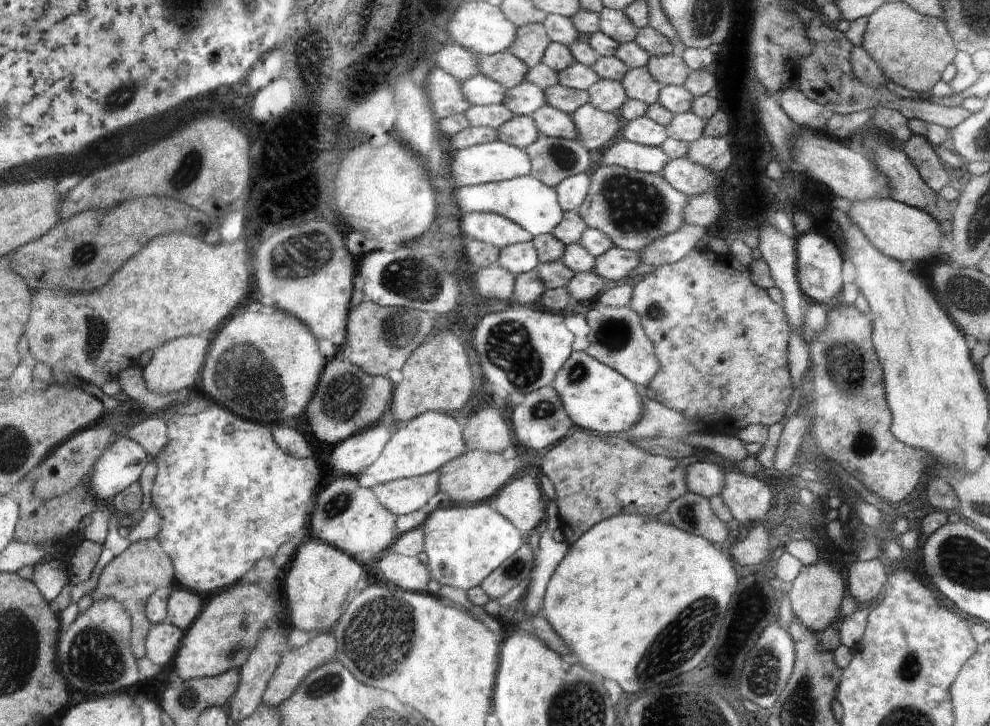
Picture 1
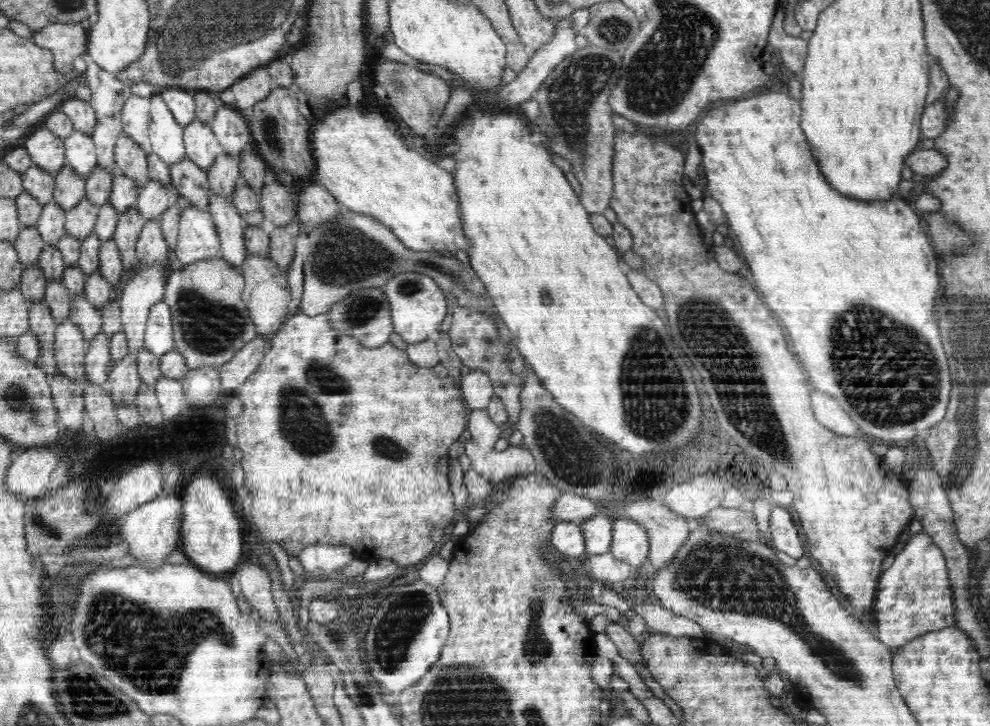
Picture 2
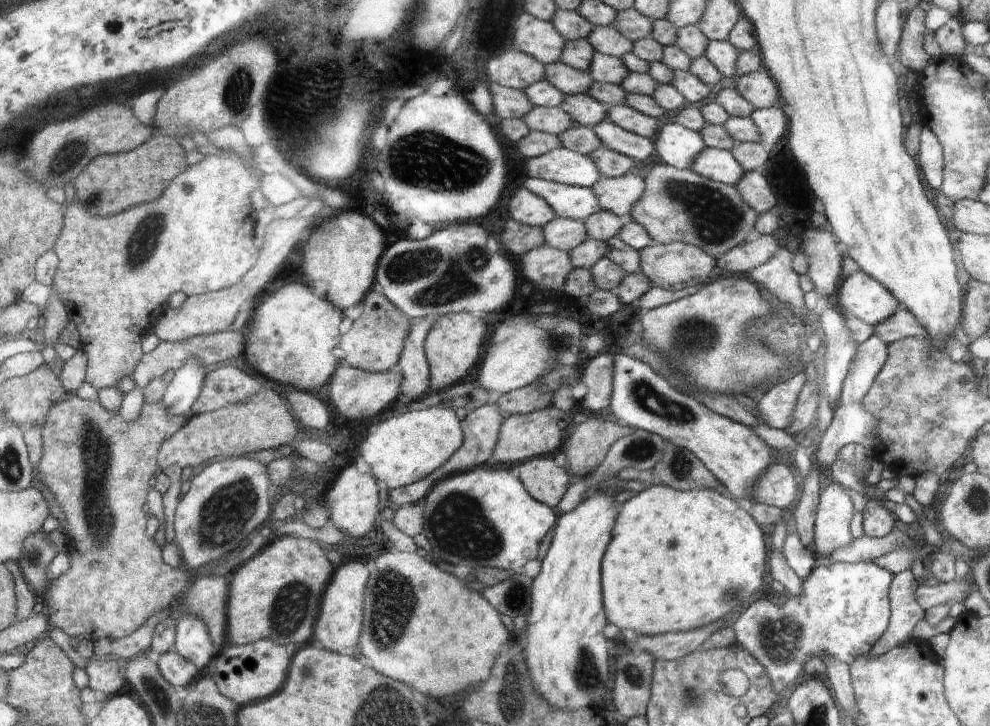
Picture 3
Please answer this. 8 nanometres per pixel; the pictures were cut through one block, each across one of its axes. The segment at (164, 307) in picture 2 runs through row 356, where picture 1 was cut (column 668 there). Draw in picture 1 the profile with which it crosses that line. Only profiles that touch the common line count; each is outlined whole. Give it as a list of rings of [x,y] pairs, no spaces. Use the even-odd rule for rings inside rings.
[[[622,138],[612,140],[597,156],[598,165],[614,165],[645,173],[660,173],[663,164],[670,160],[660,147],[649,147]]]

